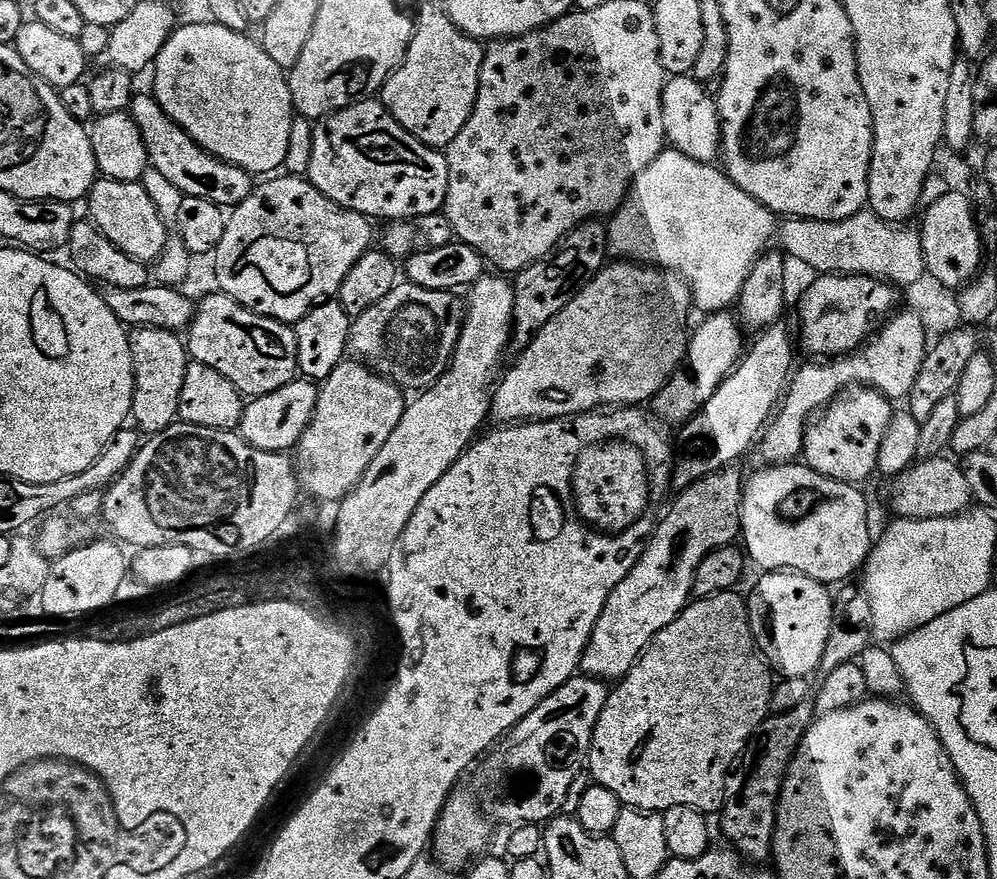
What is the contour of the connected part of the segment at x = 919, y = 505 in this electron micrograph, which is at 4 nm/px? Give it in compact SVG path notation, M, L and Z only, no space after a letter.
M946 459L921 460L891 481L892 508L899 519L933 520L969 511L973 498L970 486L966 486L964 469L955 459Z

